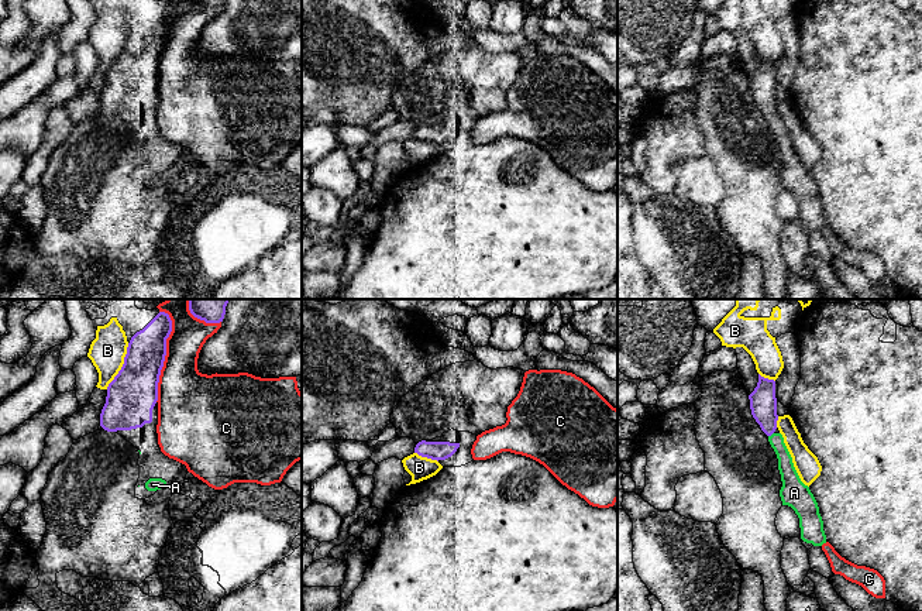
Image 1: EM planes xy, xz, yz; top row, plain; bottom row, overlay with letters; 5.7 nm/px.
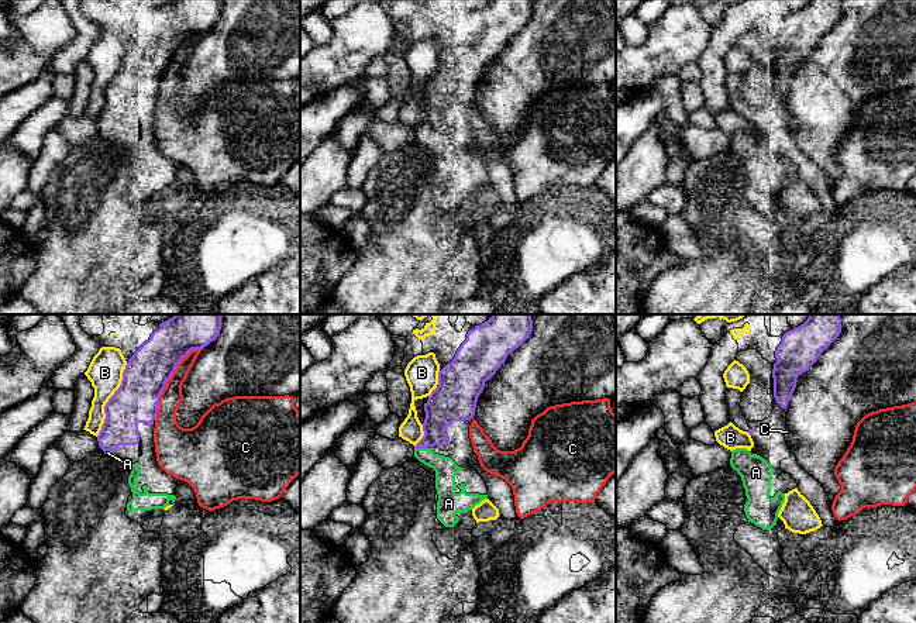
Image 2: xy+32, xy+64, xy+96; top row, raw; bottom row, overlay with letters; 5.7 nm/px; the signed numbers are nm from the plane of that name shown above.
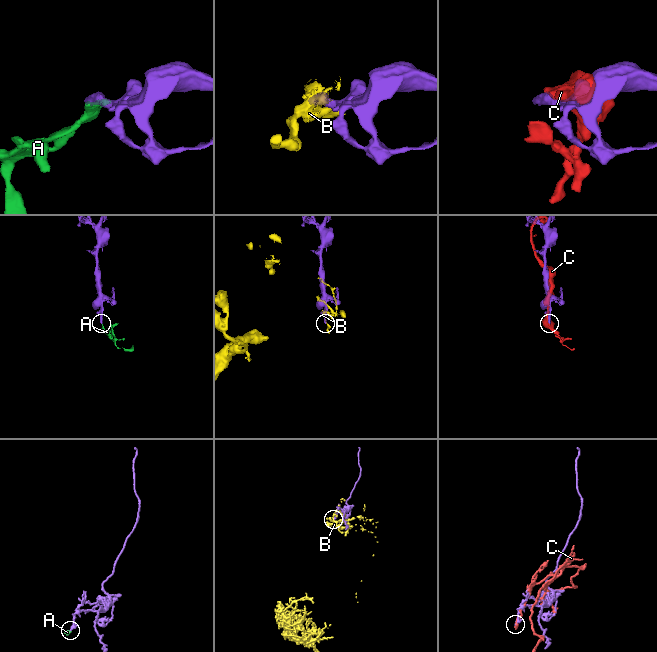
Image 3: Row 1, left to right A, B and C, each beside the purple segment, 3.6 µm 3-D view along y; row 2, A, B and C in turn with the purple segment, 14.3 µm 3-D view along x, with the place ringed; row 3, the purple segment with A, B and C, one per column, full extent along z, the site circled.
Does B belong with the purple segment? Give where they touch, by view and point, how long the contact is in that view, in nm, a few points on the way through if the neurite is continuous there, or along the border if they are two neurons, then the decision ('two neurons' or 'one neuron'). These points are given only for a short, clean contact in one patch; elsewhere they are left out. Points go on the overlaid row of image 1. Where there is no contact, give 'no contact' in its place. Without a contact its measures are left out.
xy (123, 366) | 300 nm | two neurons

